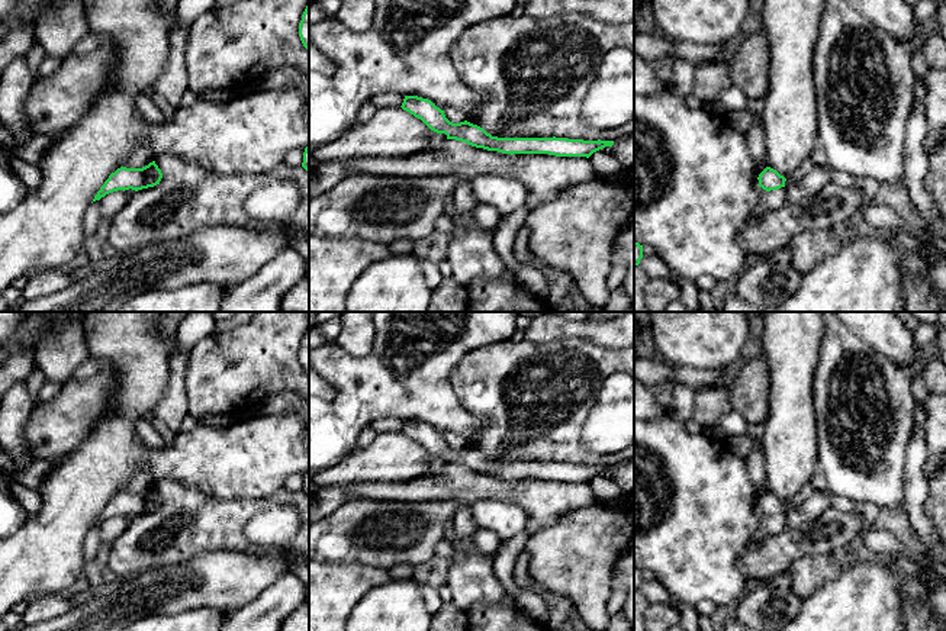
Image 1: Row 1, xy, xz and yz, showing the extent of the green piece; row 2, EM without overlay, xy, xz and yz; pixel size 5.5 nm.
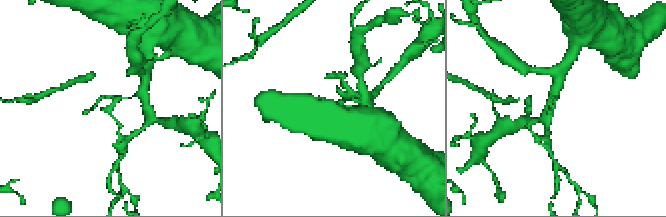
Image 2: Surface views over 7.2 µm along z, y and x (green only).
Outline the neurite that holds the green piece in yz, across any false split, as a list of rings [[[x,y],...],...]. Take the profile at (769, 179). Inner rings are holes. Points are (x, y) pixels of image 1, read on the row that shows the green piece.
[[[766,167],[757,177],[759,186],[766,190],[778,190],[781,187],[785,187],[786,178],[781,176],[776,170]]]

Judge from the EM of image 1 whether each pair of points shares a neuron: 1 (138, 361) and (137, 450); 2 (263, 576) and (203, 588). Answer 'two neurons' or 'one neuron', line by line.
1: one neuron
2: one neuron

